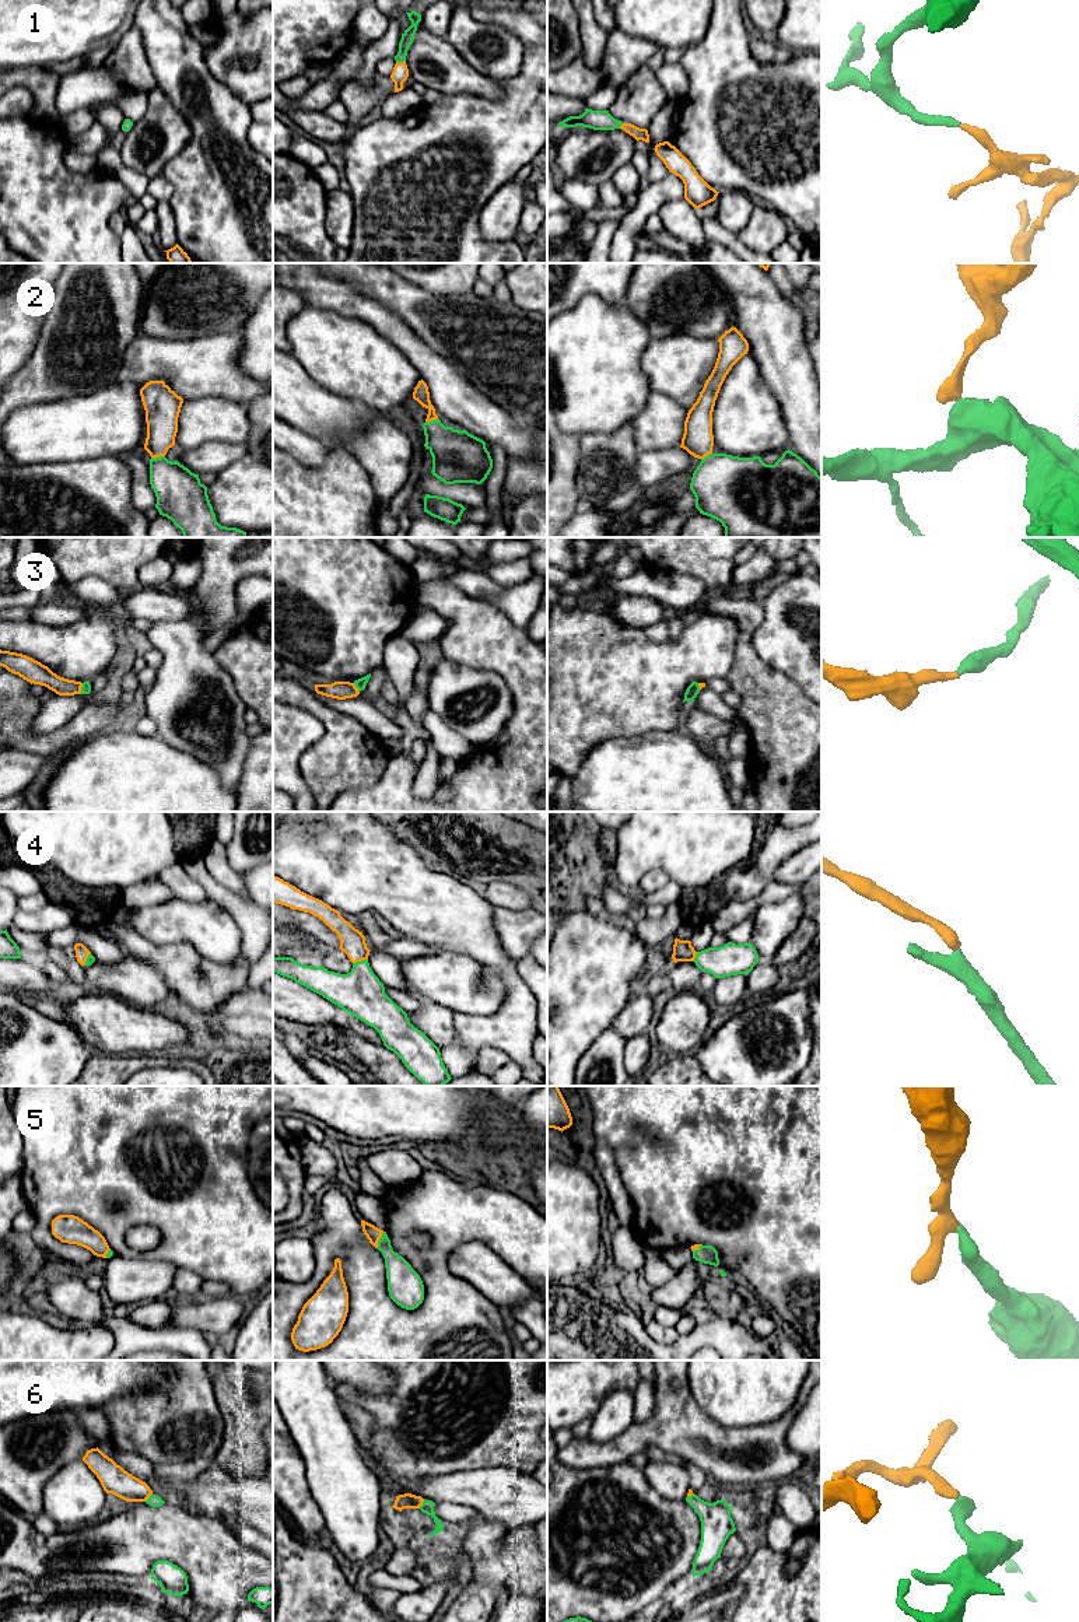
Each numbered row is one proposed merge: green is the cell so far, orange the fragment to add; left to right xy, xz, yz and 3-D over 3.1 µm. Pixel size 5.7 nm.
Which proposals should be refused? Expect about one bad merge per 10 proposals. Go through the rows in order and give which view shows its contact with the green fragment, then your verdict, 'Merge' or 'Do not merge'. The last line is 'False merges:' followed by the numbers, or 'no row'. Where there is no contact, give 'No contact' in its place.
1: Touches green in xz. Merge
2: Touches green in xy. Merge
3: Touches green in xz. Merge
4: Touches green in xz. Merge
5: Touches green in xz. Merge
6: Touches green in xz. Merge
False merges: no row

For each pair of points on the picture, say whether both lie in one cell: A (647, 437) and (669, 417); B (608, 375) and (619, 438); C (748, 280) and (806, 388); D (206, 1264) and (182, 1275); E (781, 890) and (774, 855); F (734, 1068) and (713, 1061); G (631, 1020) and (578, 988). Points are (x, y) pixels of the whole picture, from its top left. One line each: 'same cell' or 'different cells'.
A: same cell
B: different cells
C: same cell
D: different cells
E: different cells
F: same cell
G: different cells

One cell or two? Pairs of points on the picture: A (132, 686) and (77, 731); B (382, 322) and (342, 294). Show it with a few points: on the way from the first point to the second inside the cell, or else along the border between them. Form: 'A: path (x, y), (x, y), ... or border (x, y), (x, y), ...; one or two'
A: border (123, 690), (132, 693); two
B: path (372, 312), (351, 302); one

